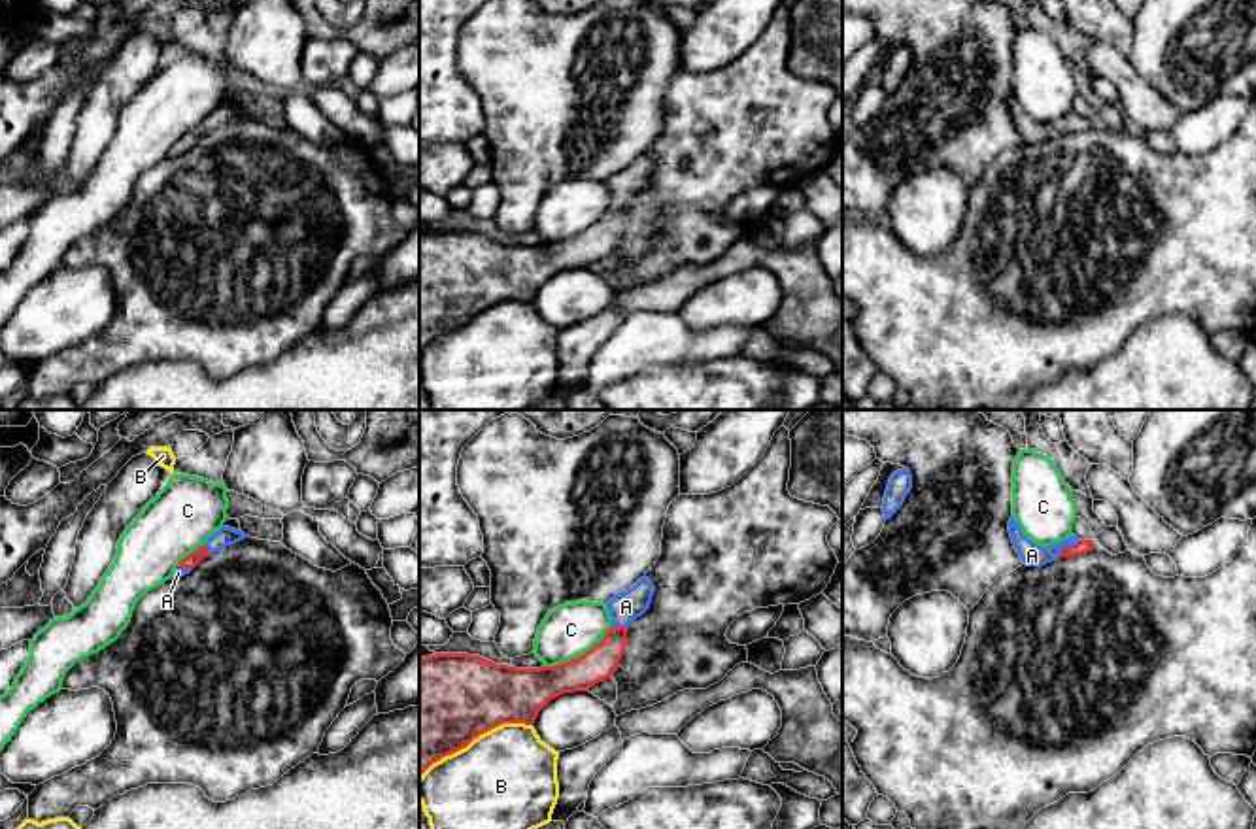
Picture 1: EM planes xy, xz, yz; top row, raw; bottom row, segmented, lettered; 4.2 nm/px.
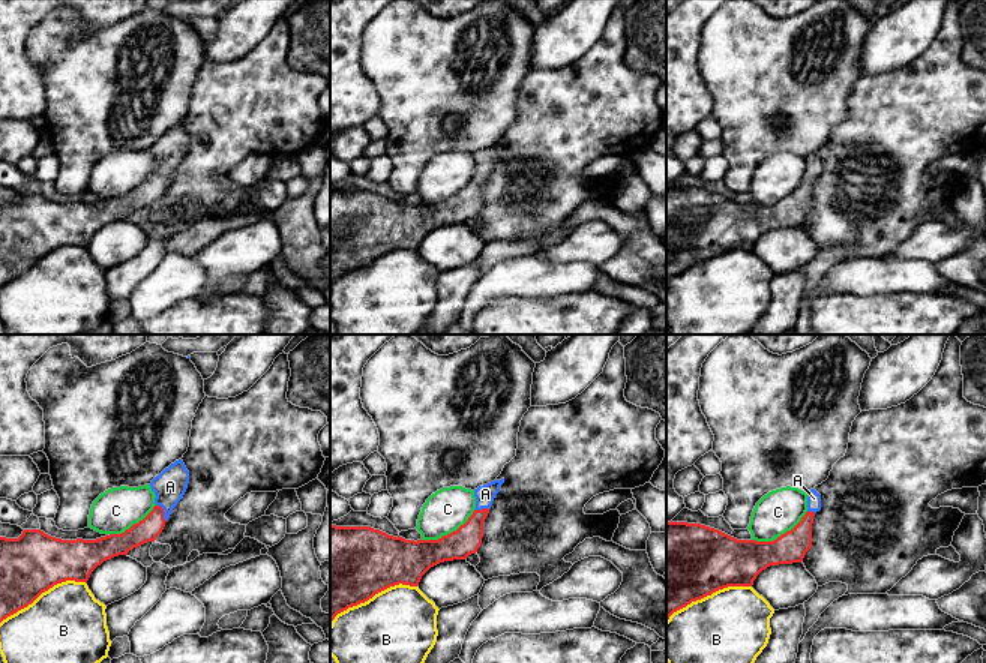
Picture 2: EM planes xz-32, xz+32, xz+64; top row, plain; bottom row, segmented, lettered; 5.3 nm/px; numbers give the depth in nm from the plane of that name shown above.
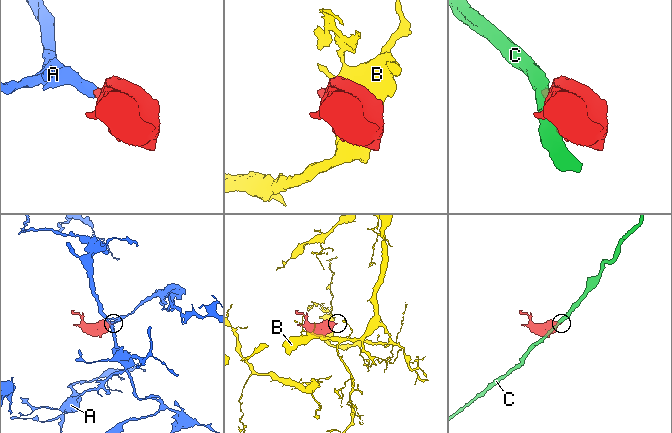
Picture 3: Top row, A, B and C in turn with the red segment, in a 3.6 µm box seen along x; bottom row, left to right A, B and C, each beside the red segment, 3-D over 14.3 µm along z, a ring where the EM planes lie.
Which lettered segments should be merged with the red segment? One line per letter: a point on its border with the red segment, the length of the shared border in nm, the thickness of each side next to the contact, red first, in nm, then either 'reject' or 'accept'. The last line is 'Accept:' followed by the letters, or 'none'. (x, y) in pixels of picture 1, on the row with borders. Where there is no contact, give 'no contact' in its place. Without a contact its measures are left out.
A: yz (1066, 548) | 120 nm | 60/100 nm | accept
B: xz (475, 737) | 550 nm | 440/440 nm | reject
C: xz (580, 656) | 340 nm | 180/220 nm | reject
Accept: A

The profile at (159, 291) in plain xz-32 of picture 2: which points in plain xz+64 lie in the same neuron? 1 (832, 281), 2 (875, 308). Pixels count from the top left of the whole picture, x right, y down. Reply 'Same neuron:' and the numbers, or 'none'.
Same neuron: 1

